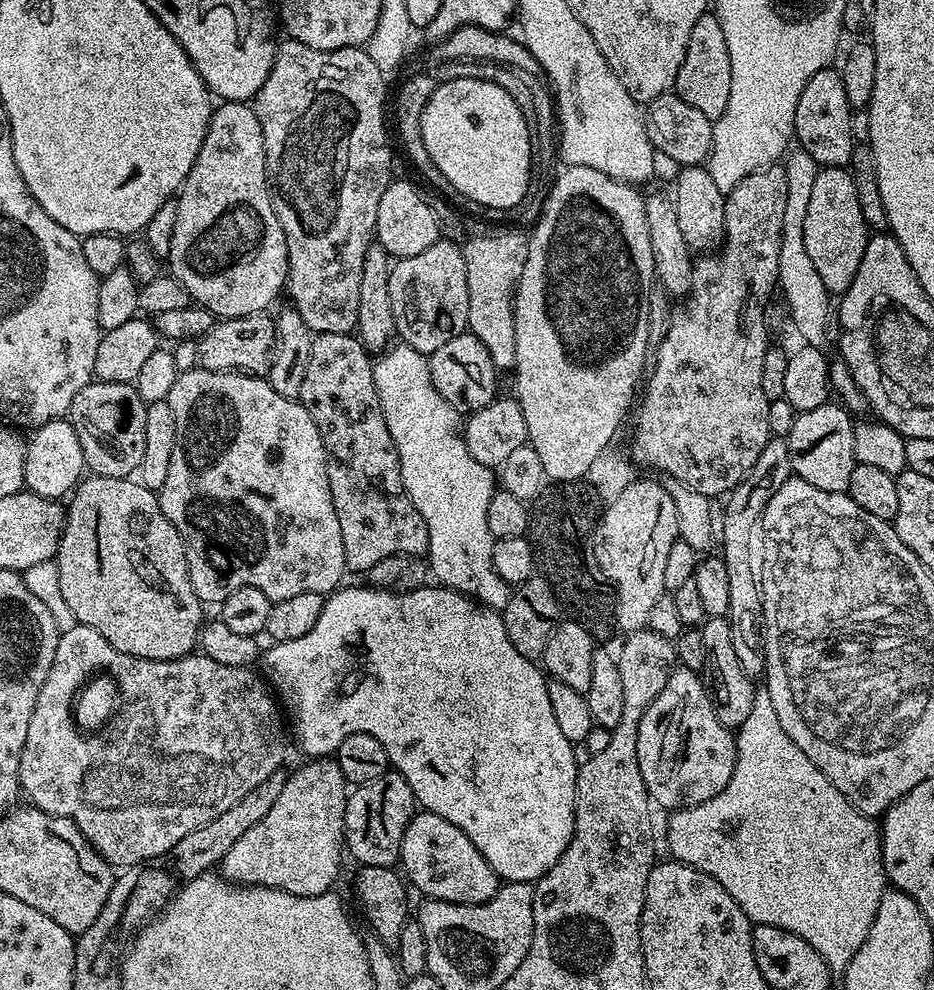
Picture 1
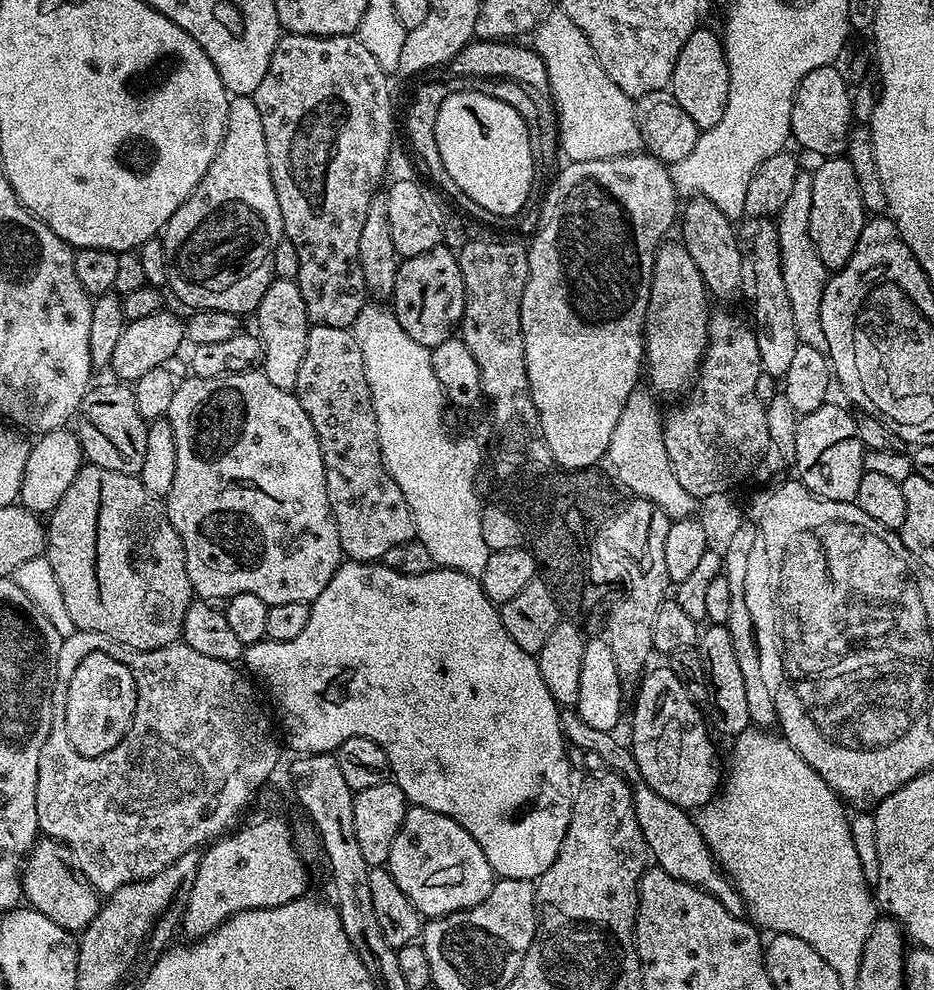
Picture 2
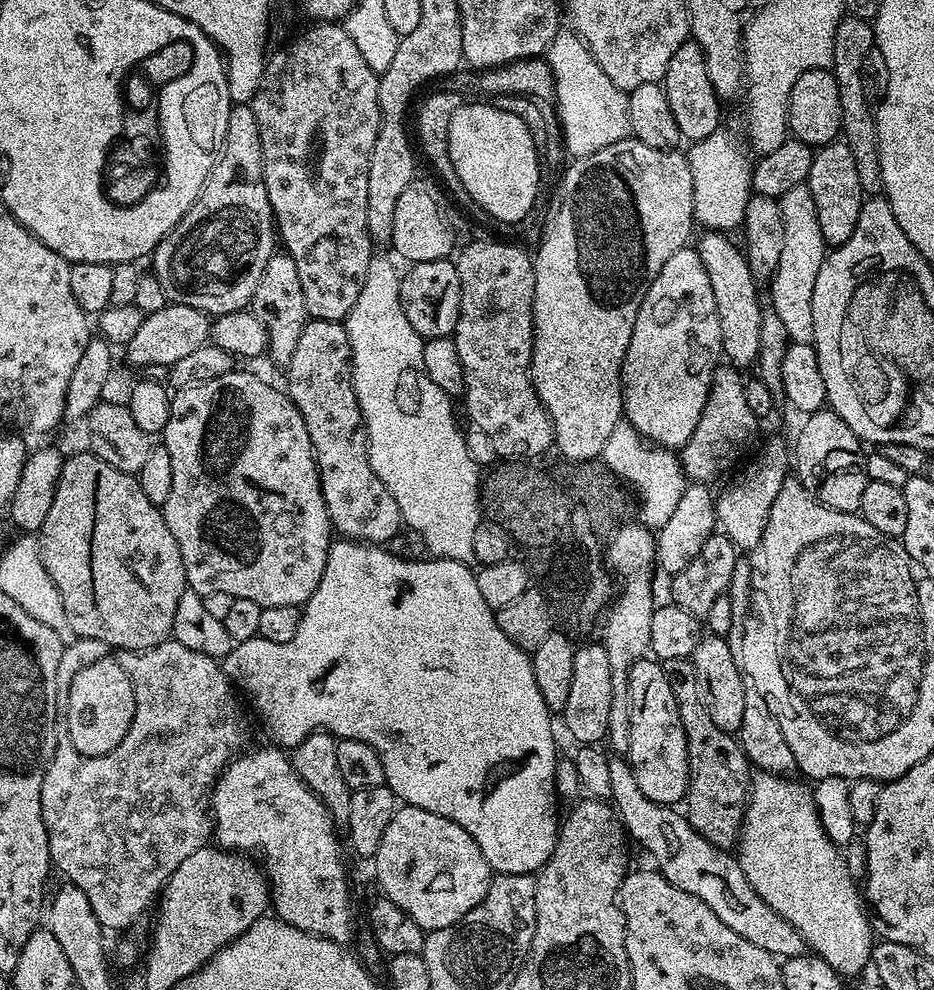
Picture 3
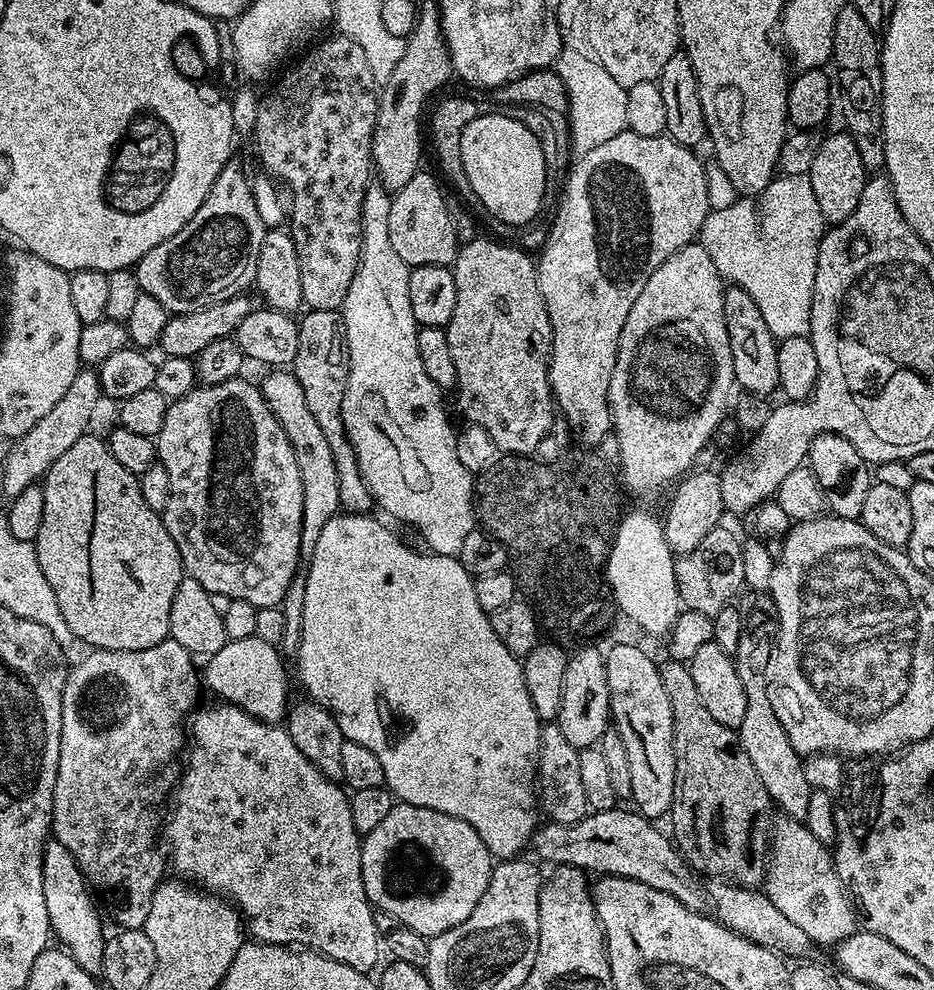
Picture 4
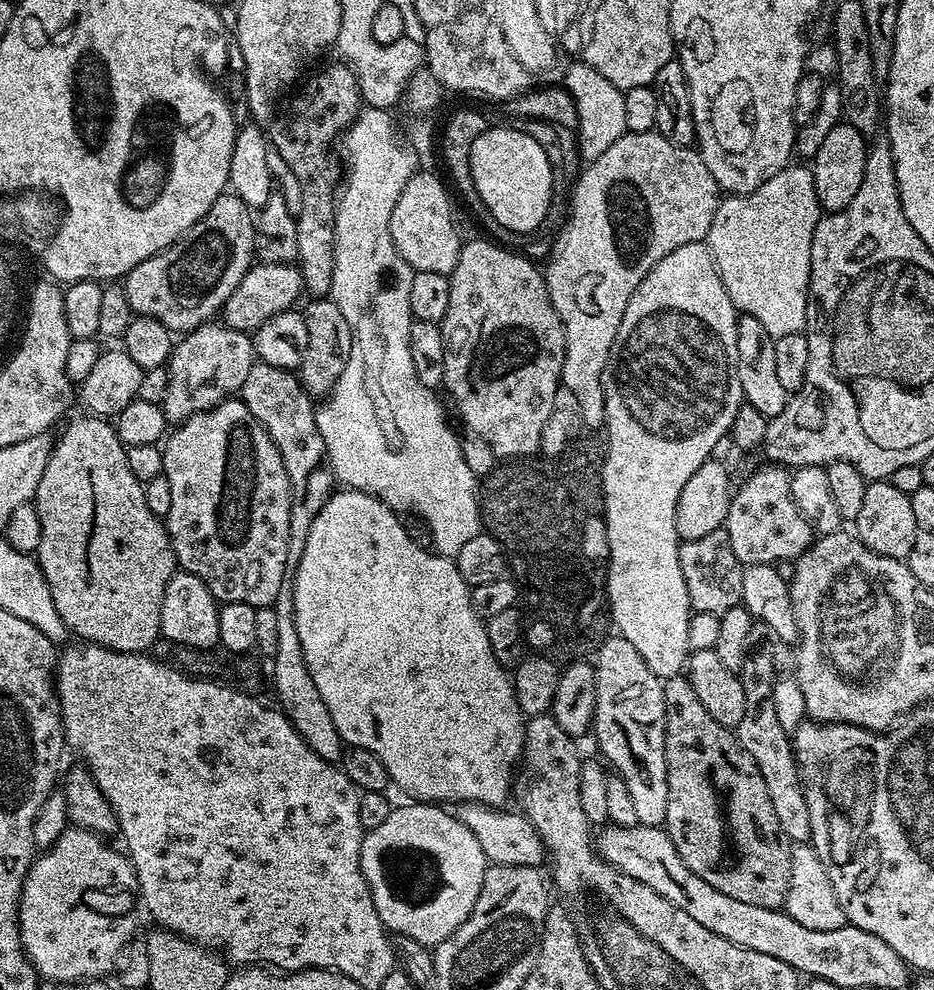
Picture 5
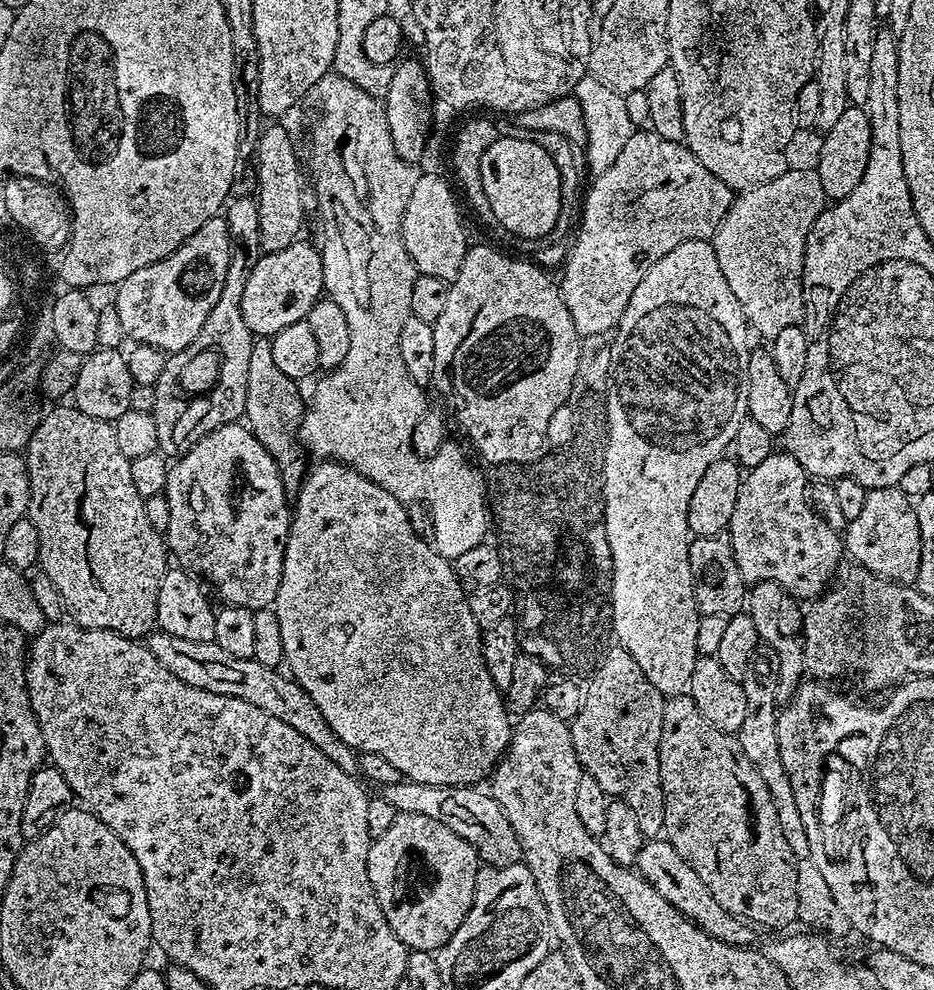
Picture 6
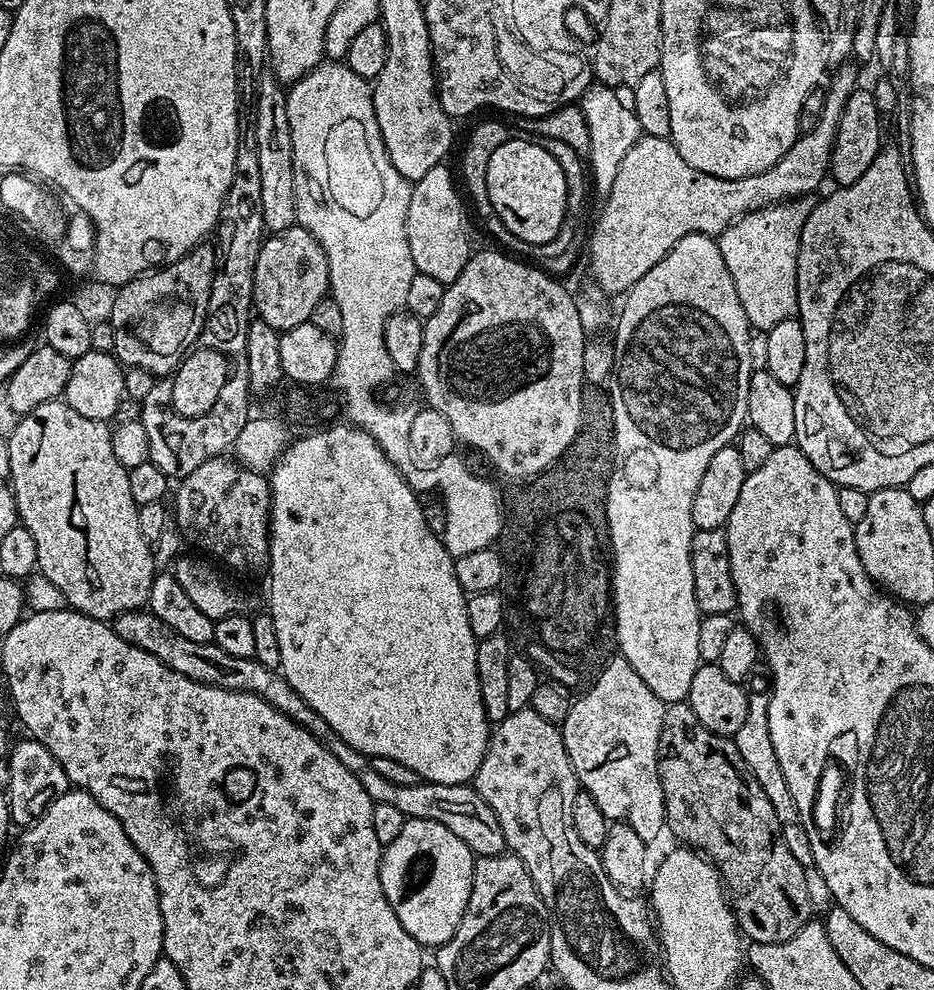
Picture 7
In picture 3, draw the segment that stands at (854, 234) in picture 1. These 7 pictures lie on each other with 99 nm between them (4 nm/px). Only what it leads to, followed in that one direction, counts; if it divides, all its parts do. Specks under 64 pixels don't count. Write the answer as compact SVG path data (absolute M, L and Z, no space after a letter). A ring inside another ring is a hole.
M833 142L815 149L806 183L814 198L814 210L818 210L818 226L822 226L825 245L846 242L846 238L854 234L854 226L858 226L858 214L866 199L858 182L858 170L854 170L854 154L850 154L850 146Z

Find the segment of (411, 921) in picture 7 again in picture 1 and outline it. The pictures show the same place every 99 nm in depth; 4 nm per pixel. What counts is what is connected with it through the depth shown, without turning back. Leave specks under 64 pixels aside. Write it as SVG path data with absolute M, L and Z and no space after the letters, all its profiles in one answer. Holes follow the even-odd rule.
M423 810L417 811L410 826L406 826L398 864L407 883L413 889L416 887L421 897L430 900L484 904L498 887L496 871L486 862L486 858L482 858L482 854L478 854L478 846L474 846L474 842L470 842L458 826L446 822L446 818L438 818L438 814Z

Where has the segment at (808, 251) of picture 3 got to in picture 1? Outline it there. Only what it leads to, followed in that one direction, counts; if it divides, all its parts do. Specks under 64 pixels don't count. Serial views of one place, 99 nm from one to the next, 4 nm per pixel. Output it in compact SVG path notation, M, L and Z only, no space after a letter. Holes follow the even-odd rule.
M792 150L783 161L786 170L786 214L782 214L782 246L778 254L780 278L779 291L784 291L784 300L788 303L788 316L809 348L824 348L828 340L828 300L830 294L822 286L822 277L814 266L814 258L806 254L806 241L802 235L802 226L806 223L806 210L810 203L810 194L814 187L814 178L818 178L821 165L810 158L803 150Z

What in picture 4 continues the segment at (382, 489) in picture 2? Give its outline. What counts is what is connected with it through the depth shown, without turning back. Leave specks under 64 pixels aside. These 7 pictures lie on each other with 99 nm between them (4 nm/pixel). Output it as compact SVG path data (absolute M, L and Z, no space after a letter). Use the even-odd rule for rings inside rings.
M308 310L299 317L298 323L298 354L291 362L290 371L298 378L298 386L302 386L302 394L306 398L306 407L310 409L310 414L314 414L326 443L330 445L334 470L338 470L341 509L348 514L371 513L374 508L372 491L362 478L358 458L344 429L342 398L348 389L348 342L344 339L343 315L339 311Z

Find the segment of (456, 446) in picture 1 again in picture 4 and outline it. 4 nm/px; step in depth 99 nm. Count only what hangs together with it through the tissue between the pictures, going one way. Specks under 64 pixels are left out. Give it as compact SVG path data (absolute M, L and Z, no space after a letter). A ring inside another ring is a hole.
M379 191L364 194L360 261L342 307L344 339L348 342L348 389L342 398L344 429L378 508L400 520L401 525L420 530L435 555L459 557L462 541L474 530L474 477L458 460L456 432L444 409L445 393L430 382L418 355L418 325L414 310L410 310L410 265L398 258L390 243L392 196Z

